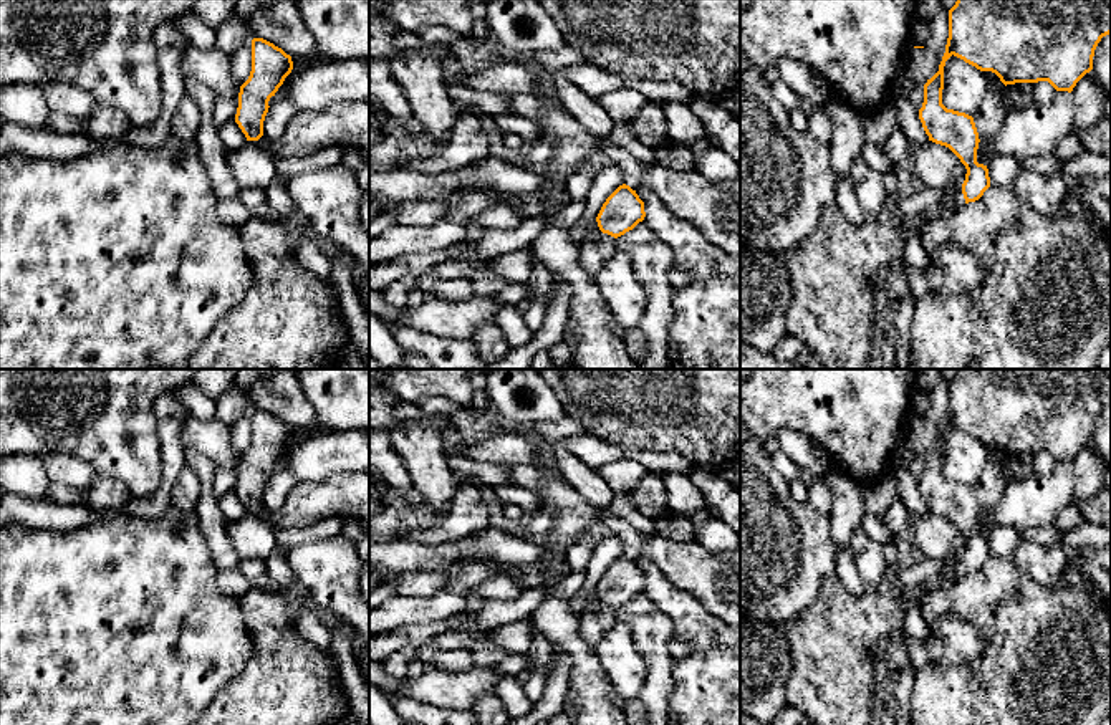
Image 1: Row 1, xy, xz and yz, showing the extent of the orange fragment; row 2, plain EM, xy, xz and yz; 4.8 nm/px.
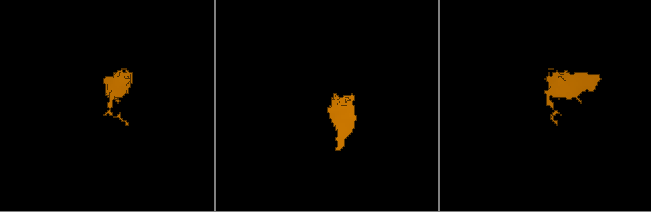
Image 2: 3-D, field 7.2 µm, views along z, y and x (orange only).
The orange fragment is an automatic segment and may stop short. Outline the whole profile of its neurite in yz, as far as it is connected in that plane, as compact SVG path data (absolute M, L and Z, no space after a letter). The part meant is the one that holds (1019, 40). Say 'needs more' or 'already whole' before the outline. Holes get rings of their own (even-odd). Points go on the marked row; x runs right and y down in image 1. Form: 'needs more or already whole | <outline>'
already whole | M957 0L949 10L949 38L939 71L924 84L919 119L929 141L949 147L965 166L965 204L979 200L990 187L988 169L977 162L979 132L974 118L942 104L944 66L954 55L980 71L995 73L1007 84L1048 81L1071 93L1093 70L1103 36L1111 33L1111 0Z

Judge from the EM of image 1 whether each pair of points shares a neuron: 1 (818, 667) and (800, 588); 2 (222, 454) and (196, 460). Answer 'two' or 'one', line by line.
1: two
2: two

